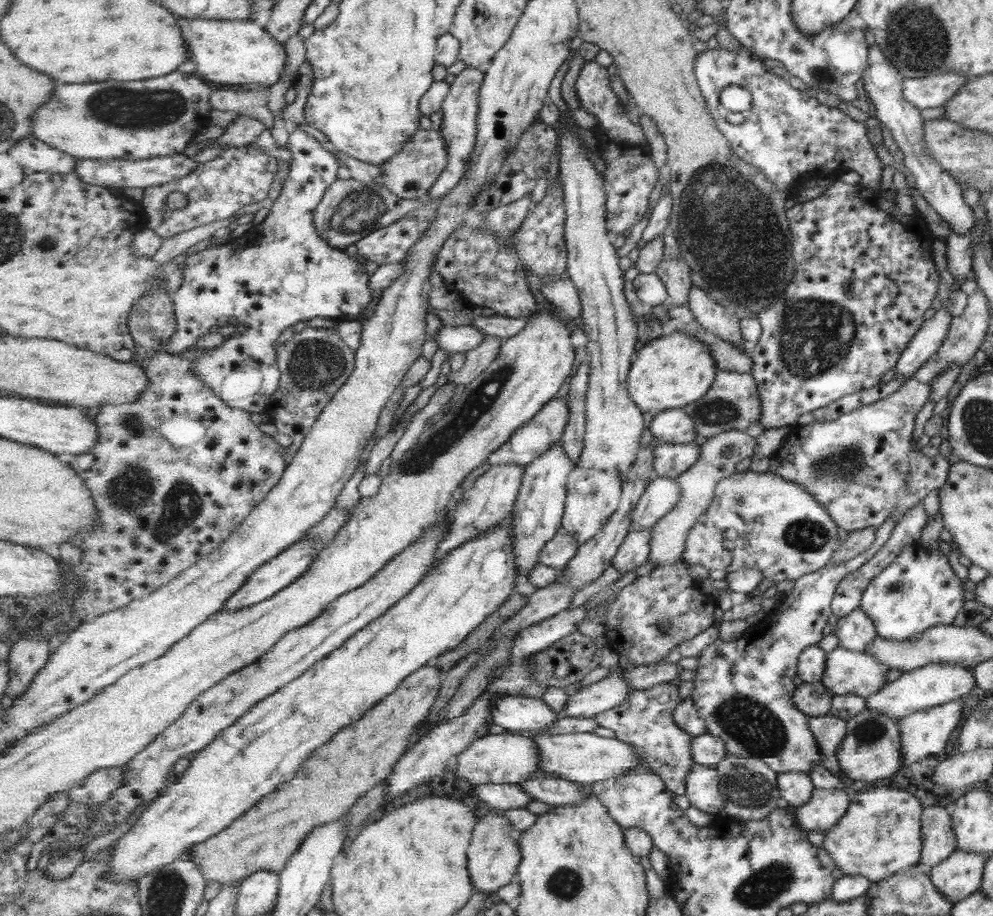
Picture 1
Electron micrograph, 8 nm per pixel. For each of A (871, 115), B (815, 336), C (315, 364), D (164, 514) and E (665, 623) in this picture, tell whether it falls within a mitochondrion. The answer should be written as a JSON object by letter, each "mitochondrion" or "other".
{"A":"other","B":"mitochondrion","C":"mitochondrion","D":"mitochondrion","E":"mitochondrion"}

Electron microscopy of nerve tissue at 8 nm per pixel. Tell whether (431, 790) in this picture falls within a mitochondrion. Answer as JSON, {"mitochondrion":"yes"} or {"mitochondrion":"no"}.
{"mitochondrion":"no"}

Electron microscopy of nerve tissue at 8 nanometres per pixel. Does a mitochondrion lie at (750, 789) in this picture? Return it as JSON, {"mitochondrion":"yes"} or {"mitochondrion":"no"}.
{"mitochondrion":"yes"}

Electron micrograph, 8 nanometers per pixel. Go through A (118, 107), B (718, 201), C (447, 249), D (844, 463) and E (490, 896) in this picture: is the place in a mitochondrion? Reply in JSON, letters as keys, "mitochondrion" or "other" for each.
{"A":"mitochondrion","B":"mitochondrion","C":"other","D":"mitochondrion","E":"other"}

